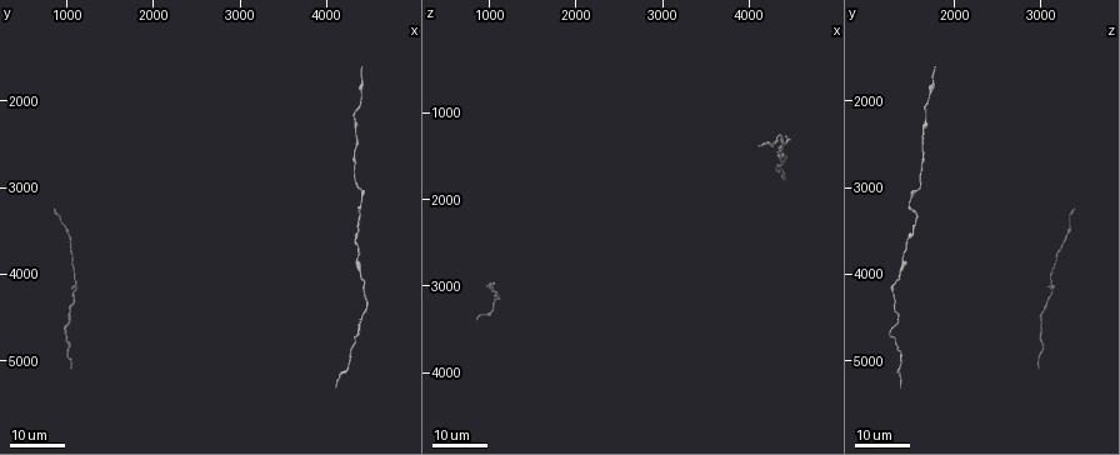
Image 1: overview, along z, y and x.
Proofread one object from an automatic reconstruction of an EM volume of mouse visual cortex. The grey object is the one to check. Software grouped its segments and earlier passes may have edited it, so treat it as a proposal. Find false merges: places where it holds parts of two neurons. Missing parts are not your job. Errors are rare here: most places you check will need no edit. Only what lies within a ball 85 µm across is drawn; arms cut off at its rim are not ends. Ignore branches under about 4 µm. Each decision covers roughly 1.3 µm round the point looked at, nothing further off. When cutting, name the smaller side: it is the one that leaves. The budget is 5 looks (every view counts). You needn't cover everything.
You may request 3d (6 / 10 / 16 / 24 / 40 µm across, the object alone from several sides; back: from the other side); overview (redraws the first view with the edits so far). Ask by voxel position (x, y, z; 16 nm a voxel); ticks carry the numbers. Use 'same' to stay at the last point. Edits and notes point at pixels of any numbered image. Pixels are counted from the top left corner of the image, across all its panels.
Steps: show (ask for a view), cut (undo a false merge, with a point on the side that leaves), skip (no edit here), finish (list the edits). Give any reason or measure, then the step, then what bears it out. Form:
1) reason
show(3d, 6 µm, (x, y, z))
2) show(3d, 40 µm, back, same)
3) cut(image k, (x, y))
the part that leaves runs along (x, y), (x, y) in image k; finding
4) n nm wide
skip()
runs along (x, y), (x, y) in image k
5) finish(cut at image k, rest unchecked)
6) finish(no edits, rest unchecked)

thick turns thin
show(3d, 16 µm, (4300, 2550, 1650))

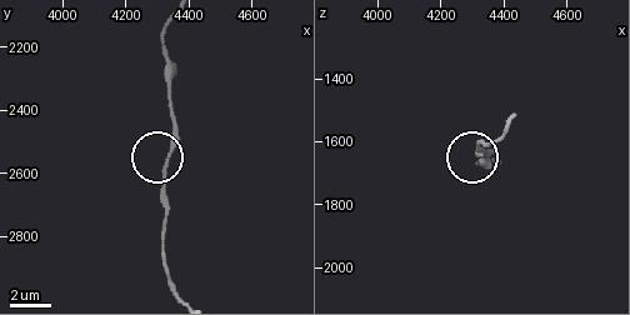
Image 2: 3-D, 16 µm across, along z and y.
zoom in
show(3d, 10 µm, same)

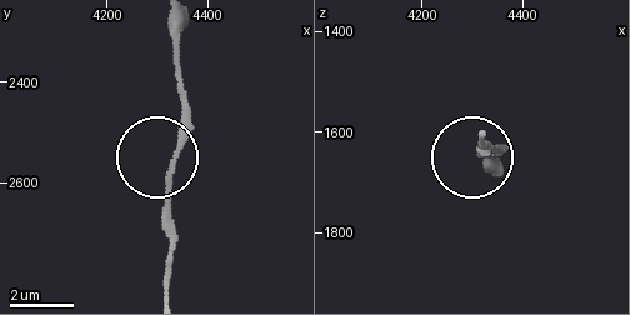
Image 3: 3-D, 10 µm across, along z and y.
170 nm wide
skip()
runs along (164, 288), (173, 263), (180, 80) in image 3; one neuron here

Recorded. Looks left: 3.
sudden change in width
show(3d, 16 µm, (1050, 3800, 3150))

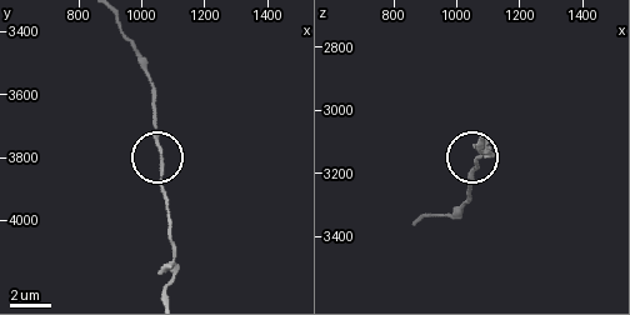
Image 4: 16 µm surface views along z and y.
show(3d, 10 µm, (1060, 3830, 3170))

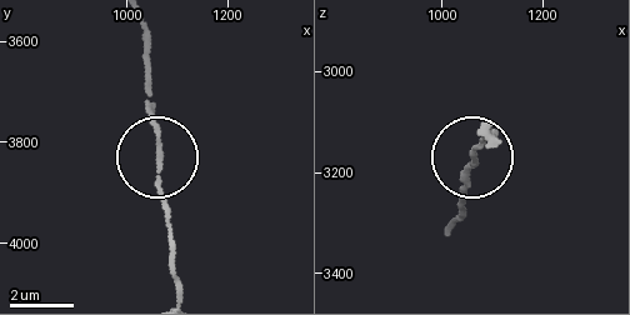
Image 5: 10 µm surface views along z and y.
skip()
runs along (176, 288), (176, 246), (160, 199), (151, 71) in image 5; one neuron here

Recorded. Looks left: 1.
finish(no edits, rest unchecked)

